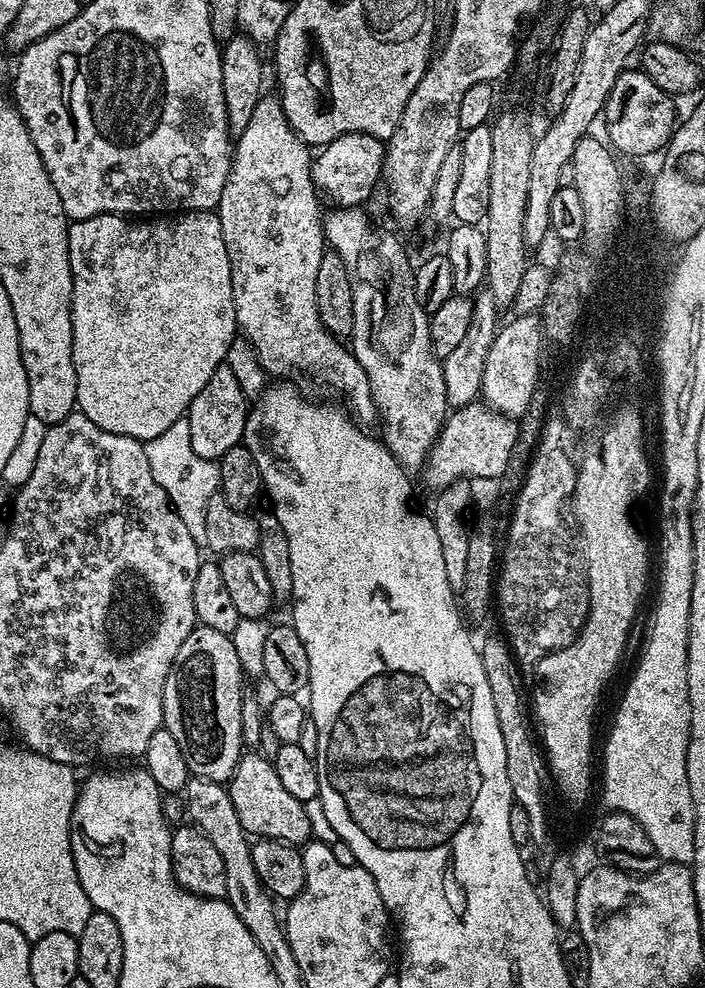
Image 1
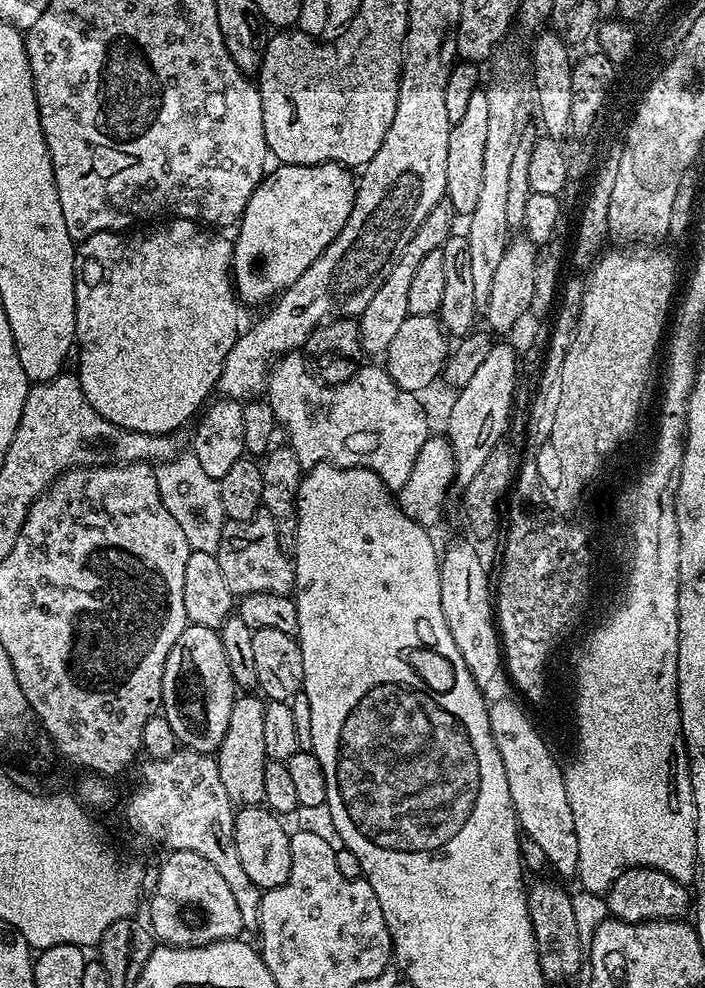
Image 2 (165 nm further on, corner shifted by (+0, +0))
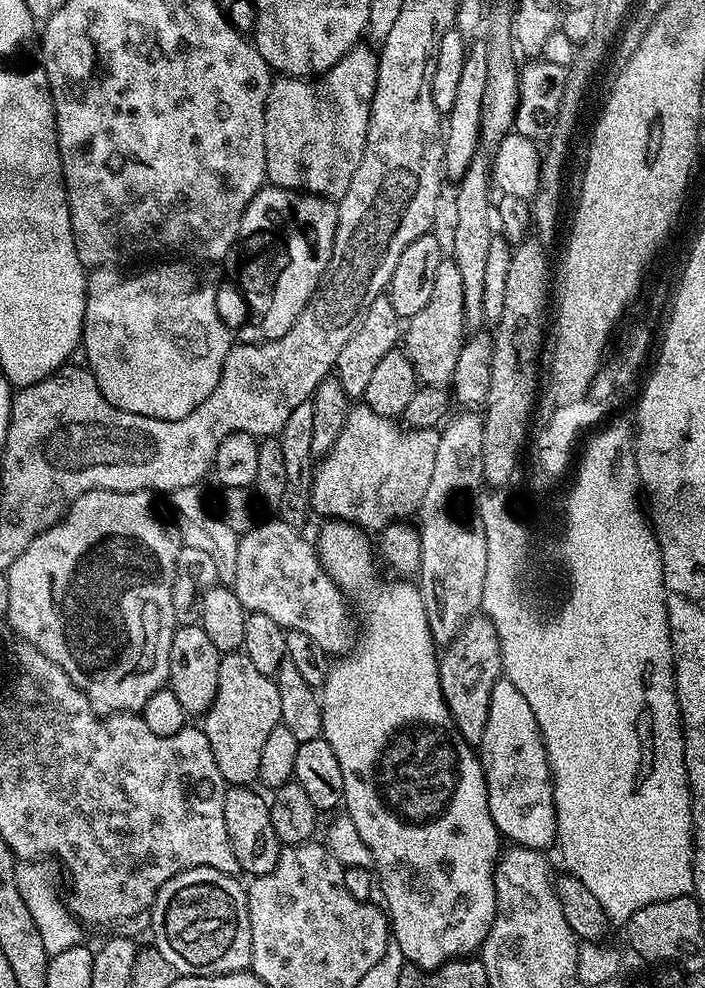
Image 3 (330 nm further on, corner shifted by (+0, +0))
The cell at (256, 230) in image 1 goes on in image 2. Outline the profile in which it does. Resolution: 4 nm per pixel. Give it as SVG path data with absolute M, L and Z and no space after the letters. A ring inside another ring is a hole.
M299 351L290 352L271 365L266 403L270 410L274 410L277 425L288 435L287 443L294 454L298 454L301 469L310 469L315 464L333 464L336 468L368 468L382 478L389 490L399 490L406 478L410 478L414 458L418 458L418 450L422 450L430 435L428 412L417 393L402 390L402 386L390 378L387 367L364 367L357 367L356 375L346 382L326 384L313 375L309 361Z

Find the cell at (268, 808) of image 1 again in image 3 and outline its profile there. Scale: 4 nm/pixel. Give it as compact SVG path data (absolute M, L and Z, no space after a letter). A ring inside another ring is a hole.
M243 651L229 652L221 655L218 666L218 690L214 702L203 713L202 731L210 742L210 750L214 750L214 762L218 762L218 770L222 770L222 778L228 786L248 786L258 777L258 762L262 762L262 746L274 726L278 726L282 714L282 702L278 699L278 686L273 677L261 674L246 658Z

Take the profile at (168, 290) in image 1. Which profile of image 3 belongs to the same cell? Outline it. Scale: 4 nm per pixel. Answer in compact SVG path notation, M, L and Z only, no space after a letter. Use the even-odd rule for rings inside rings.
M160 264L157 268L148 268L145 272L119 272L116 266L94 268L87 273L88 293L86 294L86 314L84 315L84 335L82 337L82 356L86 361L86 367L98 382L98 390L114 406L123 412L130 414L142 414L146 418L158 418L159 420L181 420L186 418L210 394L214 394L214 386L218 386L222 366L226 362L226 354L234 346L234 332L224 325L220 317L220 308L216 305L216 280L210 273L204 272L199 276L188 264Z

